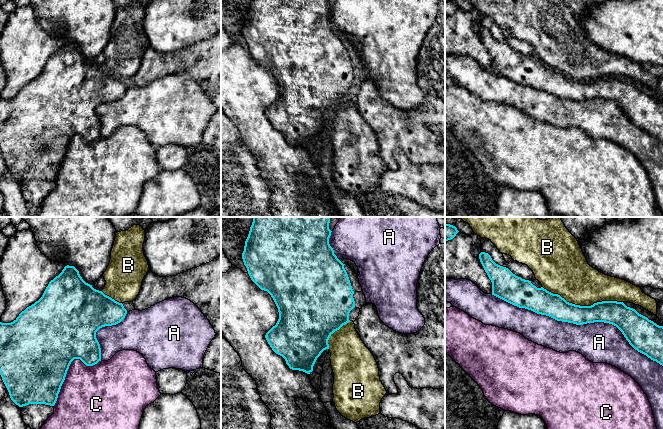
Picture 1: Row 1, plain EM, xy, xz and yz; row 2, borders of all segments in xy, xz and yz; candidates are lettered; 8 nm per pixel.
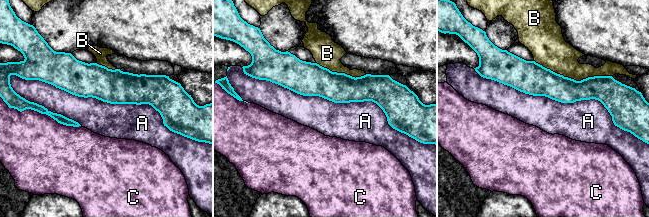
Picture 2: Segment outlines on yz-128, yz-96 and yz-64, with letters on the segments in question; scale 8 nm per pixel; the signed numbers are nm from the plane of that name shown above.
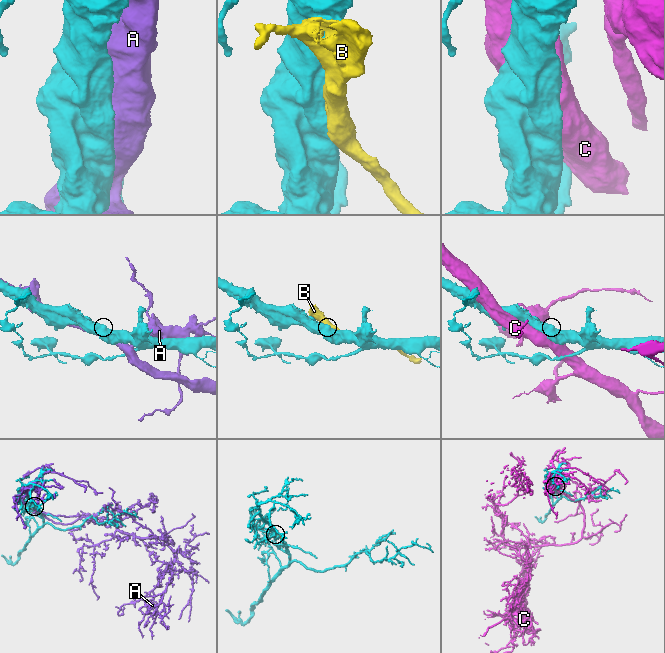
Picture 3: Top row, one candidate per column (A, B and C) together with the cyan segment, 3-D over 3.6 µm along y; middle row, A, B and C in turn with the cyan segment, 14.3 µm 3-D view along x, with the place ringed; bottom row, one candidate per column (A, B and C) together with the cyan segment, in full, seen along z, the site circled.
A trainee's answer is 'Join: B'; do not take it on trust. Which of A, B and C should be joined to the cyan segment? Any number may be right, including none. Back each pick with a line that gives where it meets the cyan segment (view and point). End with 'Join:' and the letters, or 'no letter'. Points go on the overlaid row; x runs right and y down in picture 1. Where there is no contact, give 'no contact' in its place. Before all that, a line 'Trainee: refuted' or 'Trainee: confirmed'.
Trainee: refuted
Join: no letter

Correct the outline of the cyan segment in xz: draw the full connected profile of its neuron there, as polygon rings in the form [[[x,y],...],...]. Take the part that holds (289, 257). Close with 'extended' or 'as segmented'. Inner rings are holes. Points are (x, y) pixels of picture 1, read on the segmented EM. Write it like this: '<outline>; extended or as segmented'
[[[253,217],[245,241],[242,259],[251,280],[273,298],[279,319],[265,335],[272,350],[282,356],[292,370],[310,374],[321,353],[329,349],[330,336],[350,322],[349,313],[355,307],[352,289],[344,265],[329,244],[330,217]]]; as segmented

